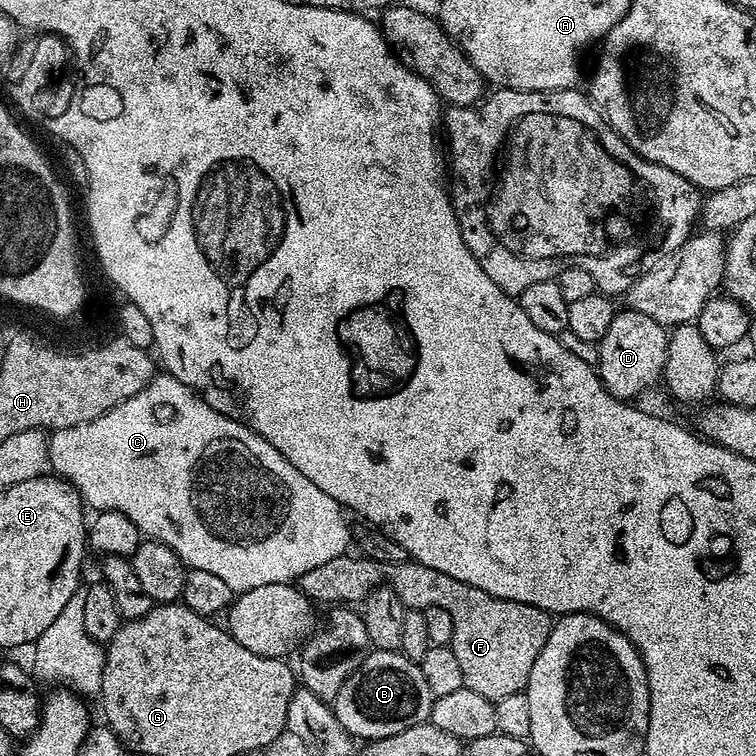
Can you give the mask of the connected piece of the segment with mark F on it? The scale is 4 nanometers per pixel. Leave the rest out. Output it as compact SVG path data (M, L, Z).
M352 555L330 558L330 562L325 562L323 566L314 566L314 570L306 570L306 574L302 574L298 581L300 593L317 605L352 606L355 605L355 600L357 602L367 600L374 589L385 584L394 590L394 594L398 594L398 598L410 602L413 609L423 610L430 606L442 606L442 610L450 610L450 618L454 618L454 638L450 646L462 669L465 688L474 690L474 694L482 694L482 698L493 702L527 689L530 670L534 670L534 661L538 654L542 654L542 646L546 646L546 638L550 638L552 633L554 620L549 613L526 602L494 598L494 594L486 594L486 590L478 590L478 586L458 582L458 578L450 578L450 574L442 574L442 570L434 570L431 566L422 566L411 558L397 564L379 564L378 561L367 559L363 555Z

